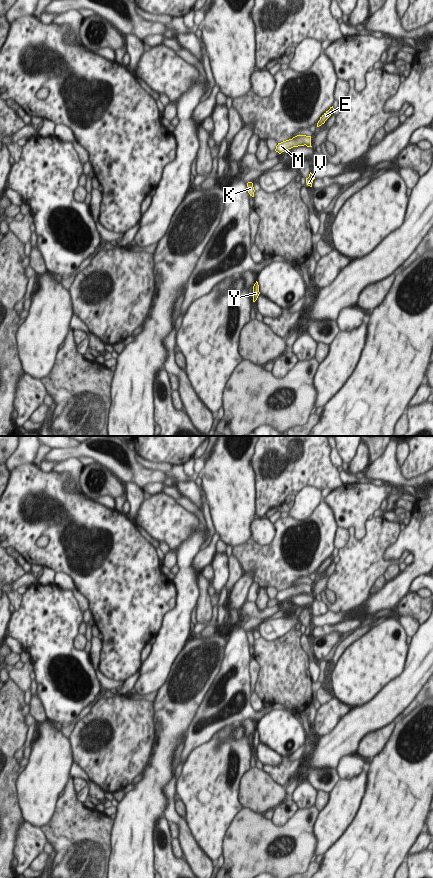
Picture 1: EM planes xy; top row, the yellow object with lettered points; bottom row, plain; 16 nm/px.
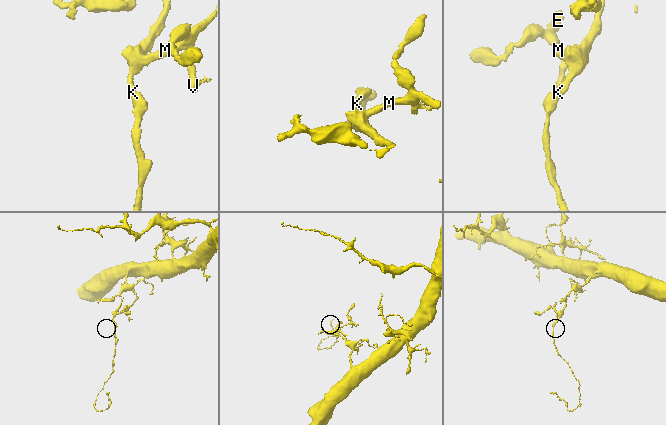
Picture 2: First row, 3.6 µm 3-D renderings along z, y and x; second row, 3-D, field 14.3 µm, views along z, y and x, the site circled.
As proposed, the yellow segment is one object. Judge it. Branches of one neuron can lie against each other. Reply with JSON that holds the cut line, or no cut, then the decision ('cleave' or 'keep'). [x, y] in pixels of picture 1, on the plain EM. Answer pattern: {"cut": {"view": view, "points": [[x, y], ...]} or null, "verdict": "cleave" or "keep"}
{"cut": null, "verdict": "keep"}

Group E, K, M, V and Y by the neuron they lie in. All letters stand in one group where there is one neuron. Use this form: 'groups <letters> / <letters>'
groups E K M V Y

